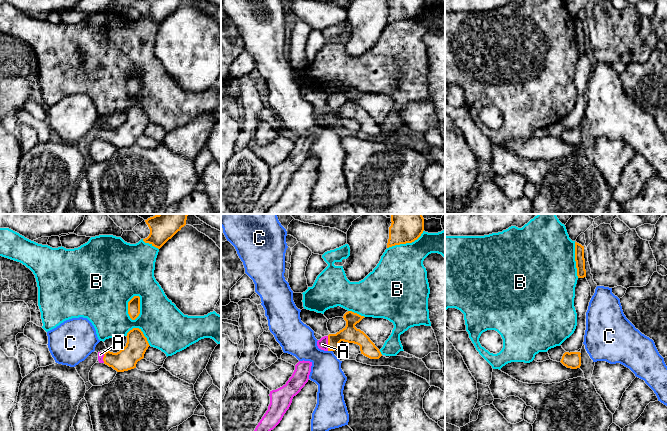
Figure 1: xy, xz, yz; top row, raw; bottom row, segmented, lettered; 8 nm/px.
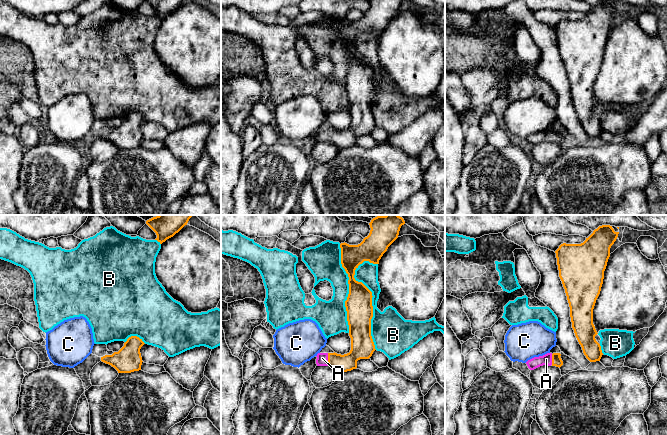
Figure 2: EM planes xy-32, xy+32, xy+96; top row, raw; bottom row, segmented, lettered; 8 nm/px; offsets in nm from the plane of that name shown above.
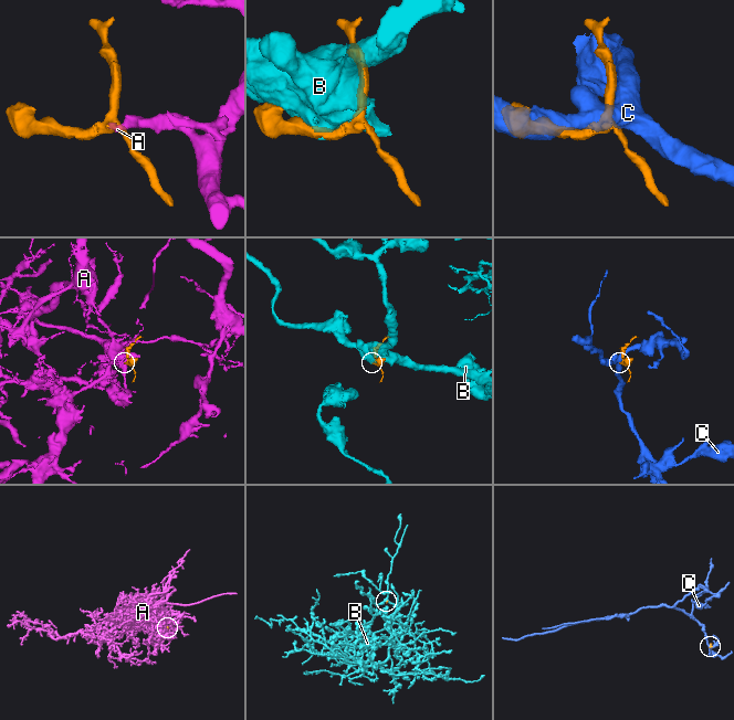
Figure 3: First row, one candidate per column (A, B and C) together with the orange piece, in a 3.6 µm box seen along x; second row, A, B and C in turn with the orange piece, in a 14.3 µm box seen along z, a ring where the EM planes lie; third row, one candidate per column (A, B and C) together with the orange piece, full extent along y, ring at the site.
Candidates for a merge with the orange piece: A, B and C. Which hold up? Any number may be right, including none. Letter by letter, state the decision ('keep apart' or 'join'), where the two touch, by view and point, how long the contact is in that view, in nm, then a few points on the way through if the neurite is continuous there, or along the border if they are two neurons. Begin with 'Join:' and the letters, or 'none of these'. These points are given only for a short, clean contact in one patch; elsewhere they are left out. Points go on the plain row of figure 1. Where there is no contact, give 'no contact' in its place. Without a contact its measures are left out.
Join: A
A: join | xz (328, 119) | 120 nm
B: keep apart | xy (139, 84) | 220 nm
C: keep apart | xz (330, 126) | 40 nm | along xz (328, 126), (332, 127)

